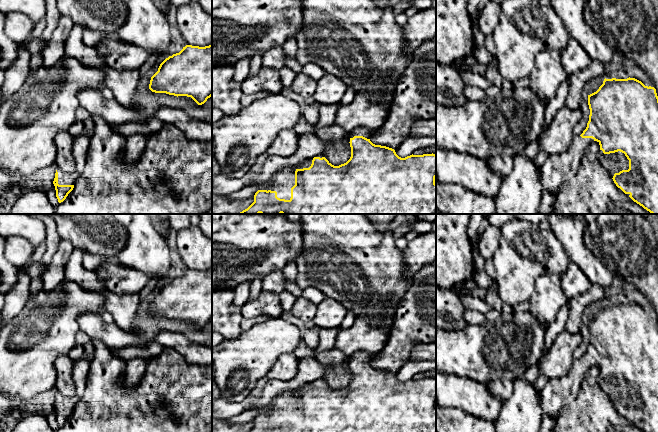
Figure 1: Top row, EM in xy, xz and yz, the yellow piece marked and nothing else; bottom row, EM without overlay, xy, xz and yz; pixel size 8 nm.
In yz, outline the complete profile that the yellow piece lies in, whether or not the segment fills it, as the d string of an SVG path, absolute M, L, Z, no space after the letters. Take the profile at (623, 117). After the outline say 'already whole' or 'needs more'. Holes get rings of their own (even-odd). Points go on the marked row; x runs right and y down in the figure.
M605 78L599 89L588 95L588 105L589 121L583 133L574 136L566 152L549 156L540 167L543 192L547 191L556 195L561 186L577 174L587 146L591 142L597 141L600 145L600 162L602 166L609 168L608 172L616 186L651 214L658 214L658 96L656 89L645 86L635 78Z | needs more

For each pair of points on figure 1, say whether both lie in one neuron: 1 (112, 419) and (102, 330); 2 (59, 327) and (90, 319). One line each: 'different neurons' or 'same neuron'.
1: different neurons
2: different neurons

